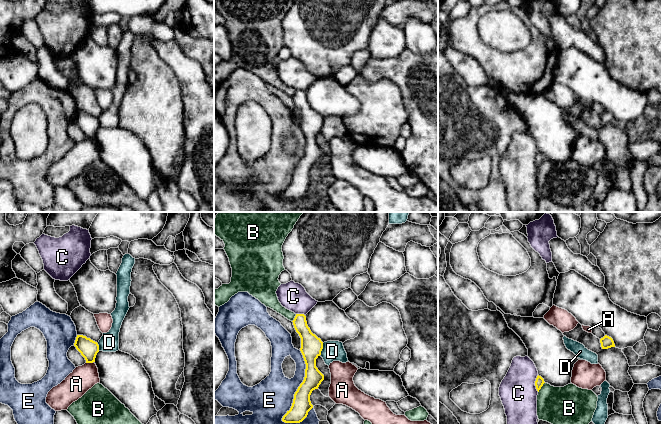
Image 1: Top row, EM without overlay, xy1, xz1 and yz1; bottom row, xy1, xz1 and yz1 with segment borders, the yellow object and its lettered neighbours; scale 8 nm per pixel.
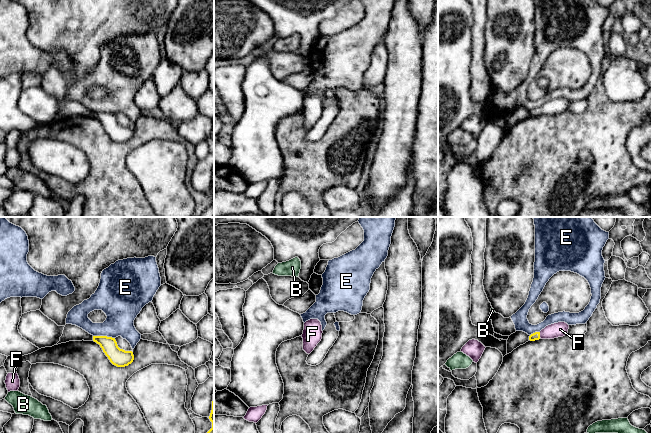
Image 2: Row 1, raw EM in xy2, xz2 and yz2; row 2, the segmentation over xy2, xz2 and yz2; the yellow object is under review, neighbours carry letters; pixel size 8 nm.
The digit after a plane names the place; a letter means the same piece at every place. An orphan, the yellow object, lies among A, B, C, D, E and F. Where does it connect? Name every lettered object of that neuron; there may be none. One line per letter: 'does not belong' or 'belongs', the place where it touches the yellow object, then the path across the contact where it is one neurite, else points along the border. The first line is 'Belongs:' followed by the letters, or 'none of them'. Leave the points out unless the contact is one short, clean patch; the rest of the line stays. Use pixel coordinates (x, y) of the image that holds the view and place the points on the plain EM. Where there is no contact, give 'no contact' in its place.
Belongs: F
A: does not belong | xy1 (89, 138)
B: does not belong | yz1 (541, 162)
C: does not belong | yz1 (535, 159)
D: does not belong | xz1 (322, 124)
E: does not belong | xz1 (298, 163)
F: belongs | yz2 (539, 111) | across yz2 (535, 112), (539, 111), (560, 105)

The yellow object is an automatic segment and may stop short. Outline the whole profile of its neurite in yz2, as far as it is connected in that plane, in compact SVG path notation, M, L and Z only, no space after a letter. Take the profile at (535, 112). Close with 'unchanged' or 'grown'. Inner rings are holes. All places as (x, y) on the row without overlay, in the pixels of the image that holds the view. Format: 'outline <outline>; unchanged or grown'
outline M558 98L546 102L540 108L535 108L529 112L530 117L541 115L554 115L567 111L569 101L565 98Z; grown

